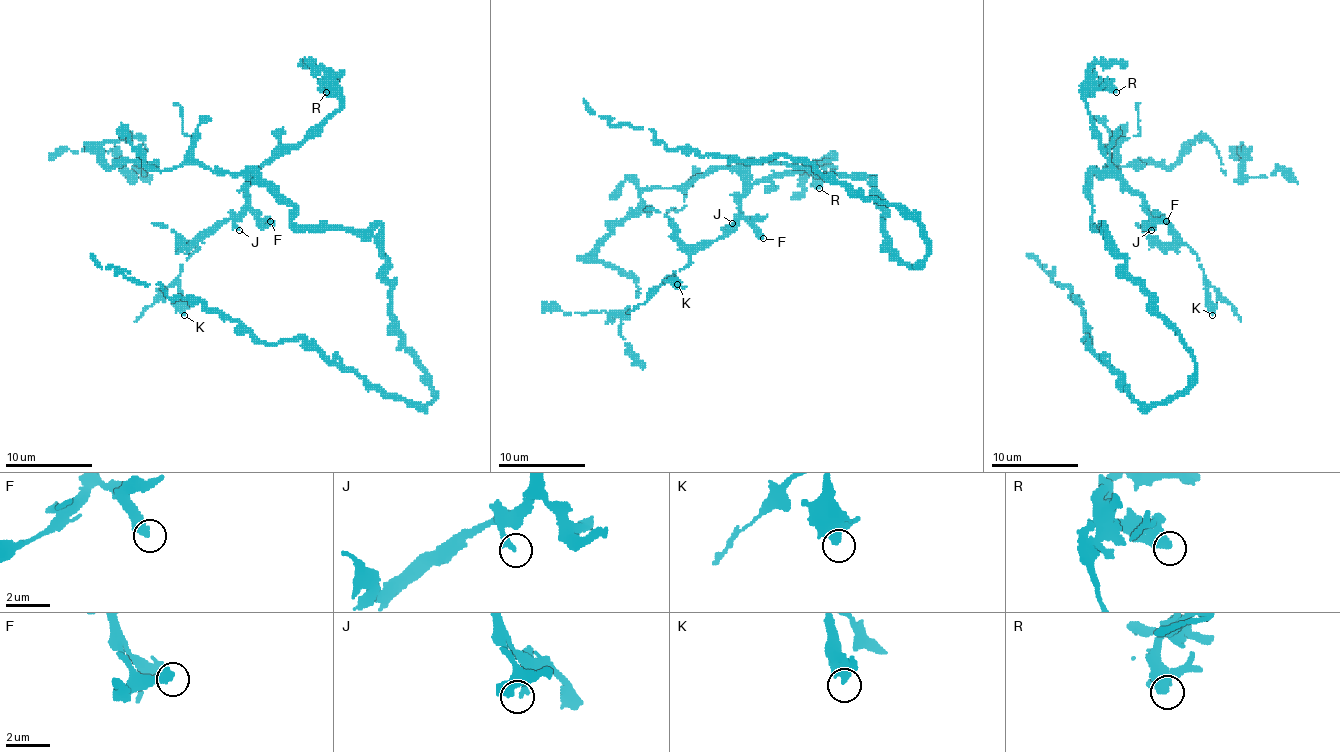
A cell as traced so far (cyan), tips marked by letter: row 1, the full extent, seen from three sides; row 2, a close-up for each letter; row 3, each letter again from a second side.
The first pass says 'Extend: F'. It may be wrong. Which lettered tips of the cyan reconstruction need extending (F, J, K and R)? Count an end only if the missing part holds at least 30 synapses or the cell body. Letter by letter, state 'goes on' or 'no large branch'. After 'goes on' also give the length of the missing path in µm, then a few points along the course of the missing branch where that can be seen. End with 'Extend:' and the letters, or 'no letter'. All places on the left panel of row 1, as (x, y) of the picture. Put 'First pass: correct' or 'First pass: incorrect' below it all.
F: goes on | 30 µm | (270, 221), (305, 206), (309, 216), (300, 251), (309, 267), (329, 265), (335, 271), (379, 267), (385, 273)
J: no large branch
K: no large branch
R: no large branch
Extend: F
First pass: correct

